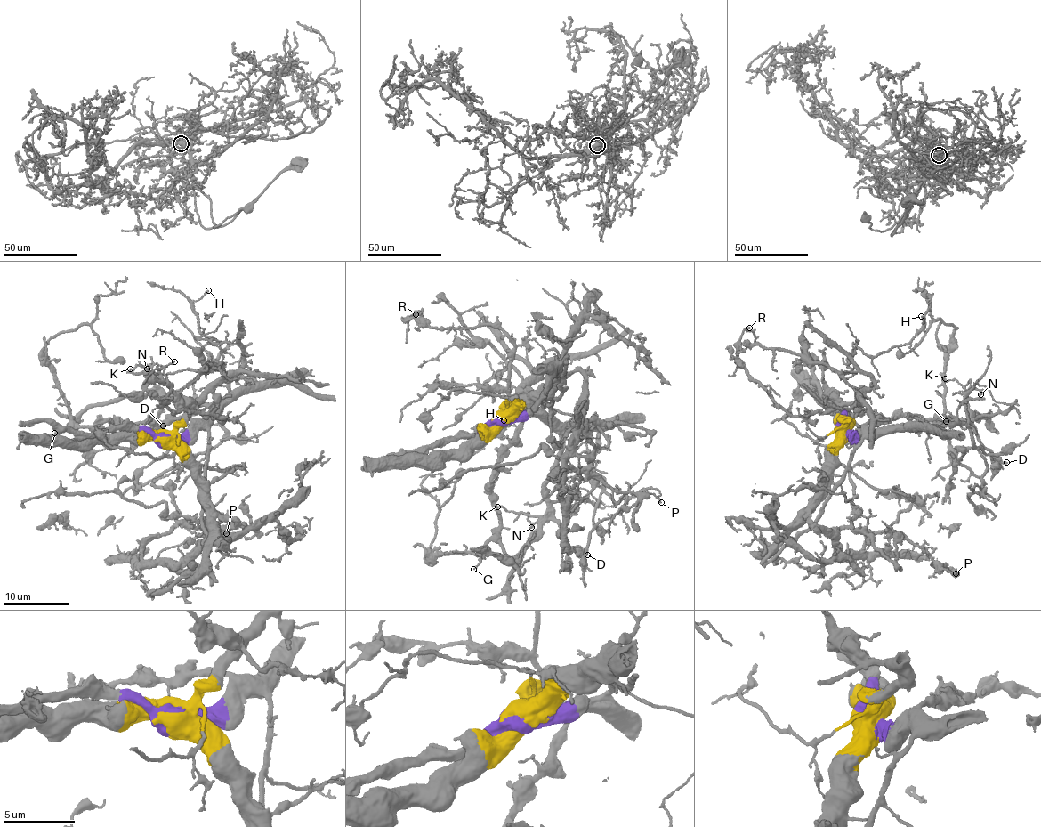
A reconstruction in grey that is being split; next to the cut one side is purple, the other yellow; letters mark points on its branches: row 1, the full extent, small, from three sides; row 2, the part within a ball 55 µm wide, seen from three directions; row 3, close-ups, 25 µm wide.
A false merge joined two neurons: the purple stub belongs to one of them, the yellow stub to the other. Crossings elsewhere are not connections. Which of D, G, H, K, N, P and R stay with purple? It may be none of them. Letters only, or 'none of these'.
D, G, K, N

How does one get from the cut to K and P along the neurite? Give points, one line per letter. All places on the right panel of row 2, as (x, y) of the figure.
K: (843, 431), (868, 437), (966, 419), (969, 416), (965, 390), (954, 379), (944, 378)
P: (843, 431), (810, 522), (827, 533), (840, 555), (859, 554), (868, 532), (889, 531), (955, 574)

